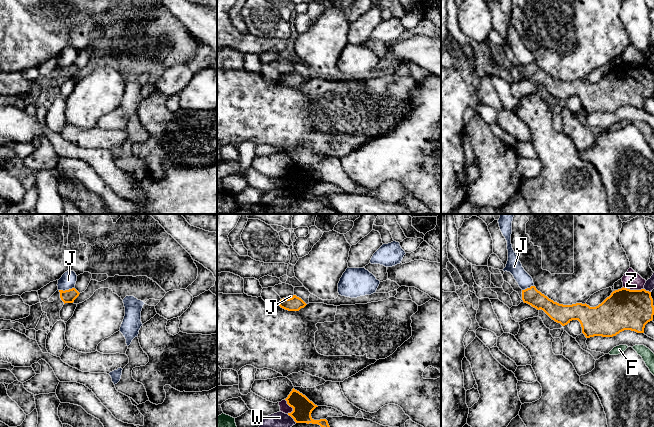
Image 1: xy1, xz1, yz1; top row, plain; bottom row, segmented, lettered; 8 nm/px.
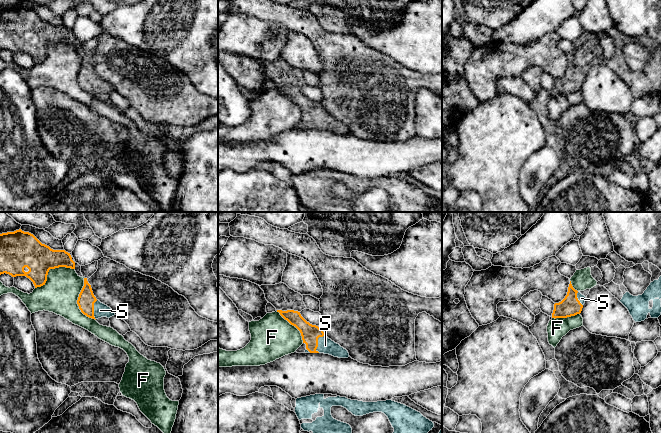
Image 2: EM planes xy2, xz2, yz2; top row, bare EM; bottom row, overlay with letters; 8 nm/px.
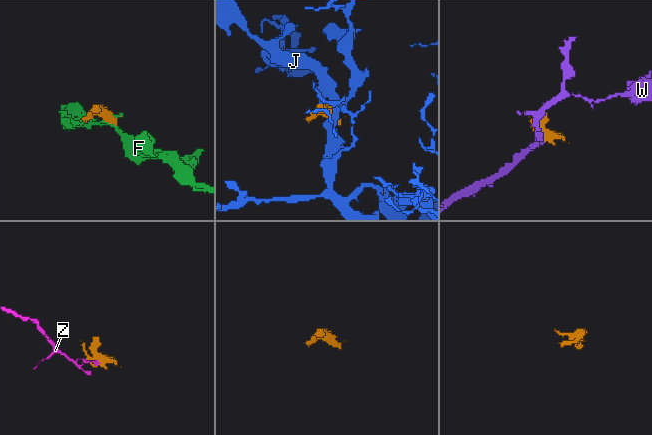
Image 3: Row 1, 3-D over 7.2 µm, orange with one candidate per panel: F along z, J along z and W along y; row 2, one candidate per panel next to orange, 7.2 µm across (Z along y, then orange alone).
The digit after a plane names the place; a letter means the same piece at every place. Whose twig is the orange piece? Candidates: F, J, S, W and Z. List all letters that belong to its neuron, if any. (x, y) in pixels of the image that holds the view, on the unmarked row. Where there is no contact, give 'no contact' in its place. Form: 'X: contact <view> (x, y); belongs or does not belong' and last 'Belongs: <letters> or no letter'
F: contact xy2 (50, 44); does not belong
J: contact xy1 (66, 66); does not belong
S: contact xz2 (317, 118); belongs
W: contact xz1 (292, 193); does not belong
Z: contact yz1 (633, 66); does not belong
Belongs: S

